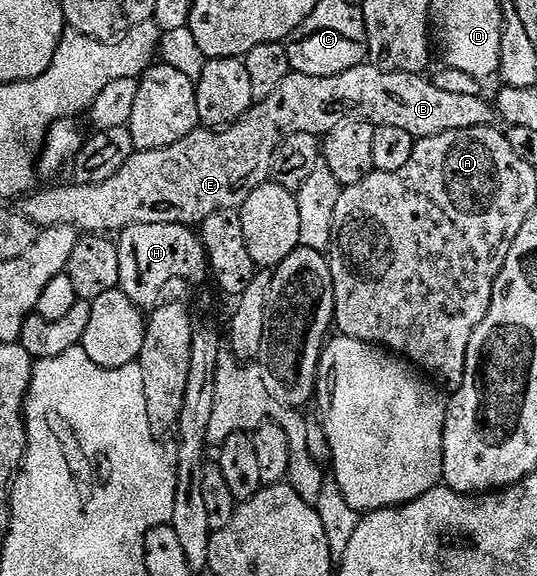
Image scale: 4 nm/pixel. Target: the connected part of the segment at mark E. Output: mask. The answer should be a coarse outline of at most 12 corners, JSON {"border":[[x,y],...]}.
{"border":[[403,71],[289,74],[231,126],[36,190],[40,229],[201,225],[287,136],[402,129]]}

